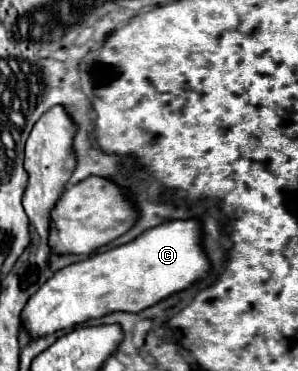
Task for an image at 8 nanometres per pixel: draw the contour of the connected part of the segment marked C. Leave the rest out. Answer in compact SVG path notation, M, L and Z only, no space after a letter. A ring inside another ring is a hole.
M167 221L145 231L131 243L95 253L55 271L23 307L21 335L39 339L115 311L139 313L171 293L187 289L209 273L209 261L199 239L199 221Z

